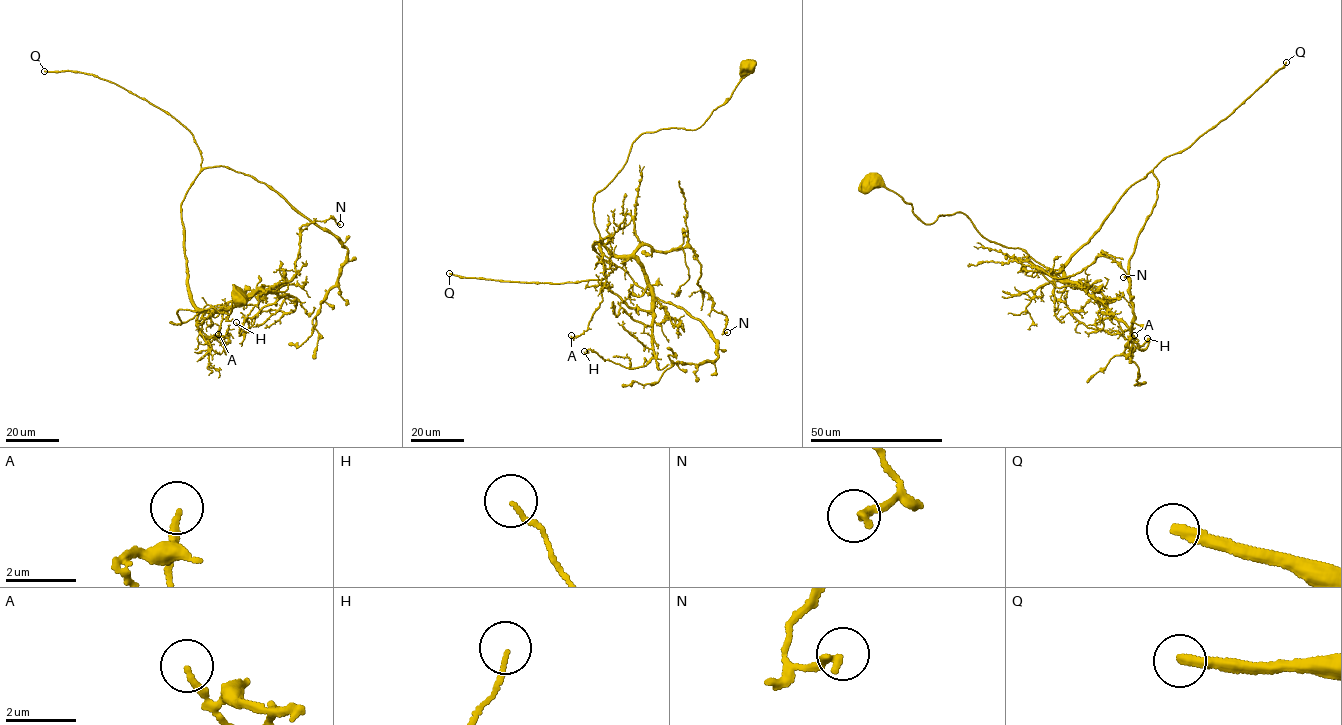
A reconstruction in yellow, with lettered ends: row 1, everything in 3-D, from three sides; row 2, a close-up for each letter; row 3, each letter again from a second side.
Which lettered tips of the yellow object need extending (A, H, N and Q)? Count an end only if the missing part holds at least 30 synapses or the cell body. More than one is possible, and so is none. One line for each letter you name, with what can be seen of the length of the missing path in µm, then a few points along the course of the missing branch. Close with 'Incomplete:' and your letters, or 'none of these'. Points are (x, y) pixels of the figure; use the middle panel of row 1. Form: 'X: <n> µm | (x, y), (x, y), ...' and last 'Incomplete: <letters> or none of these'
Q: 250 µm
Incomplete: Q

